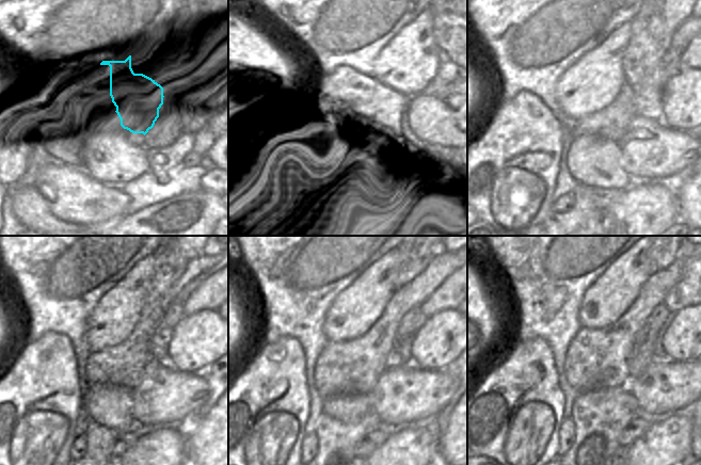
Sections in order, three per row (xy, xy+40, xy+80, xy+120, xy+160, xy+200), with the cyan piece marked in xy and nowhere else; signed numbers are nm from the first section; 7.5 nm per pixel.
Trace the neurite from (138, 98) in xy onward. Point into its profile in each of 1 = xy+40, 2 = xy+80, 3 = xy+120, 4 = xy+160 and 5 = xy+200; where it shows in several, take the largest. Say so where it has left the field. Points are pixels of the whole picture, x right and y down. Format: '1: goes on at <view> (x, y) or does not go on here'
1: goes on at xy+40 (387, 107)
2: goes on at xy+80 (648, 95)
3: goes on at xy+120 (160, 342)
4: goes on at xy+160 (400, 355)
5: goes on at xy+200 (639, 356)

